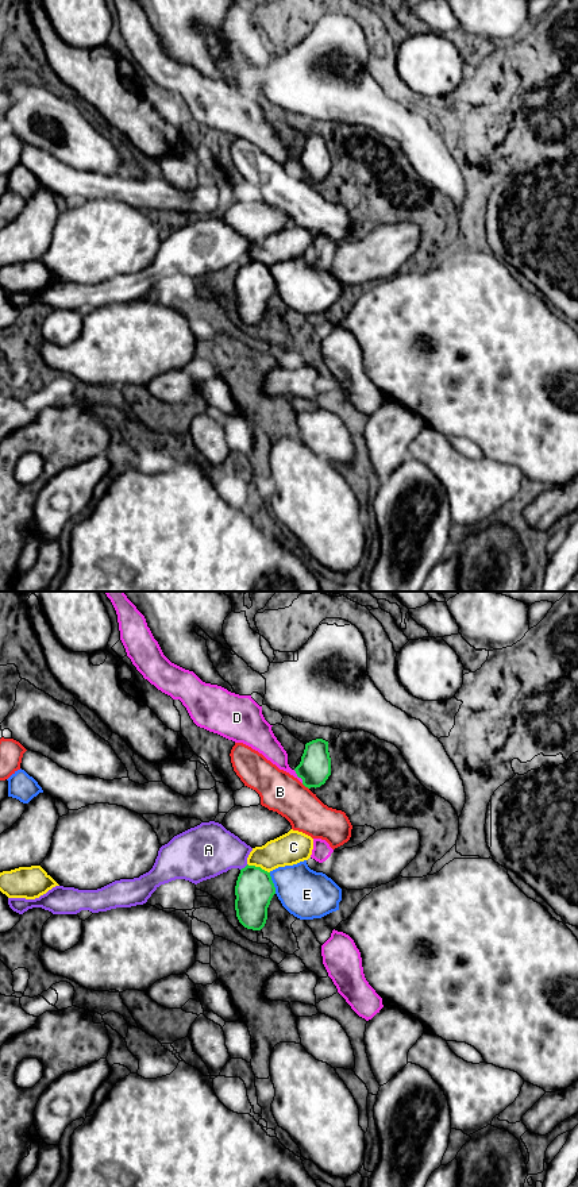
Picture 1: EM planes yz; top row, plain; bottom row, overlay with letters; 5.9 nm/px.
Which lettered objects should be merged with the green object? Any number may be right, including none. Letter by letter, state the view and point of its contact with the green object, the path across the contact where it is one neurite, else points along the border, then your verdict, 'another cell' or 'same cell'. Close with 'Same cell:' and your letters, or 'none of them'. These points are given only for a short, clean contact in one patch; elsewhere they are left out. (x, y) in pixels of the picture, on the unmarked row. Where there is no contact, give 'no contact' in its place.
A: yz (245, 262) | another cell
B: yz (305, 181) | along yz (301, 178), (308, 184) | another cell
C: yz (258, 262) | along yz (247, 258), (269, 268) | another cell
D: yz (299, 172) | along yz (293, 165), (303, 177) | another cell
E: yz (273, 278) | along yz (269, 268), (276, 288) | another cell
Same cell: none of them

